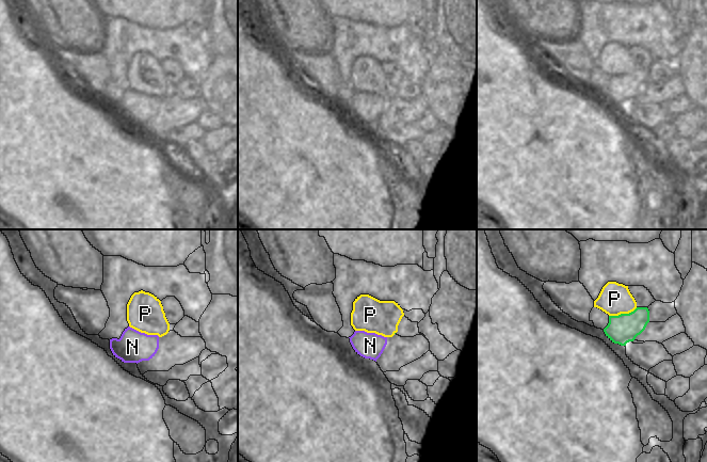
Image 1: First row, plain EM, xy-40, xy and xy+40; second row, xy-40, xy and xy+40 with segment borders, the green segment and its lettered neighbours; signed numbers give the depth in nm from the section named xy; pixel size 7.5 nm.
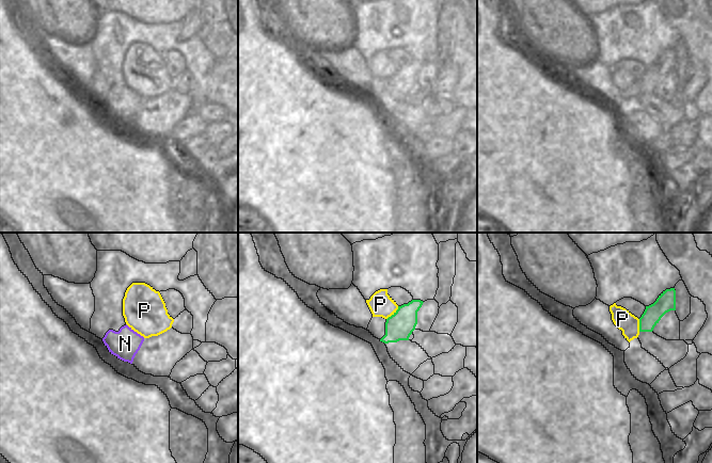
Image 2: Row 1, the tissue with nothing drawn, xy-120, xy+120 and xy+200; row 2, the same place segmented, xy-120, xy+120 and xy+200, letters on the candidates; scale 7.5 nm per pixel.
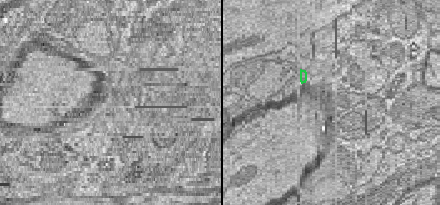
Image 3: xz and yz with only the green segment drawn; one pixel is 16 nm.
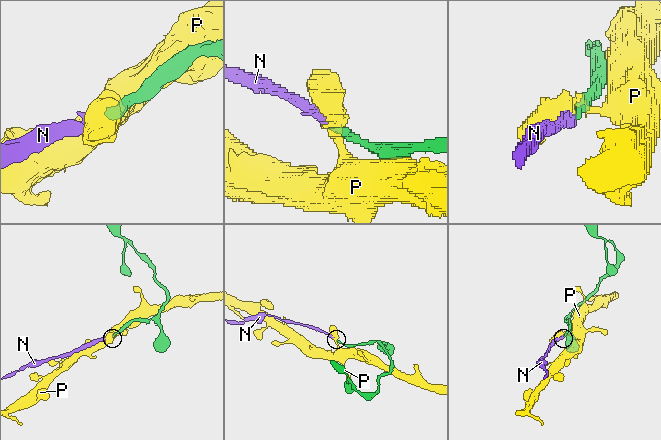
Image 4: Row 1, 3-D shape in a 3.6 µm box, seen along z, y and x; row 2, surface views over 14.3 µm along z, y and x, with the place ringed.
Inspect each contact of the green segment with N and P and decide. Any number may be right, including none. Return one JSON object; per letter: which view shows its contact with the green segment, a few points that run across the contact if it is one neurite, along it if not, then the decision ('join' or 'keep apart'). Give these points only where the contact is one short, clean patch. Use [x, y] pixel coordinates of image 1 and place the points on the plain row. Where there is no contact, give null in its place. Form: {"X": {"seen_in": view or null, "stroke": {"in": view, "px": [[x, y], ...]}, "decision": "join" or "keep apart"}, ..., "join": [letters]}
{"N": {"seen_in": null, "decision": "join"}, "P": {"seen_in": "xy+40", "decision": "keep apart"}, "join": ["N"]}

